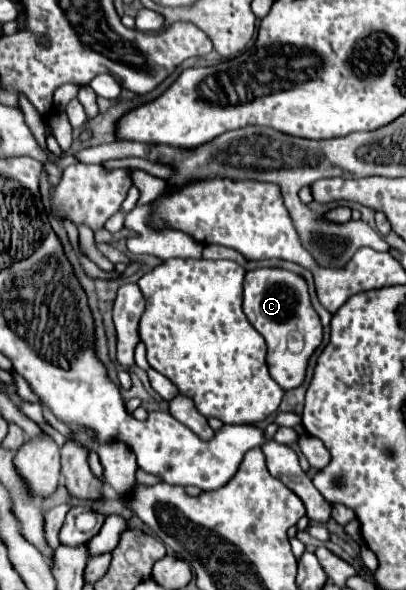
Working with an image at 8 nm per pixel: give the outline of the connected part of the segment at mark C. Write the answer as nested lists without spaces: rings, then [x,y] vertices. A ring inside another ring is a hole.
[[[285,269],[247,271],[243,283],[243,311],[251,325],[267,341],[267,365],[271,377],[285,391],[299,387],[305,379],[307,363],[313,351],[323,341],[323,327],[311,307],[305,279]]]

